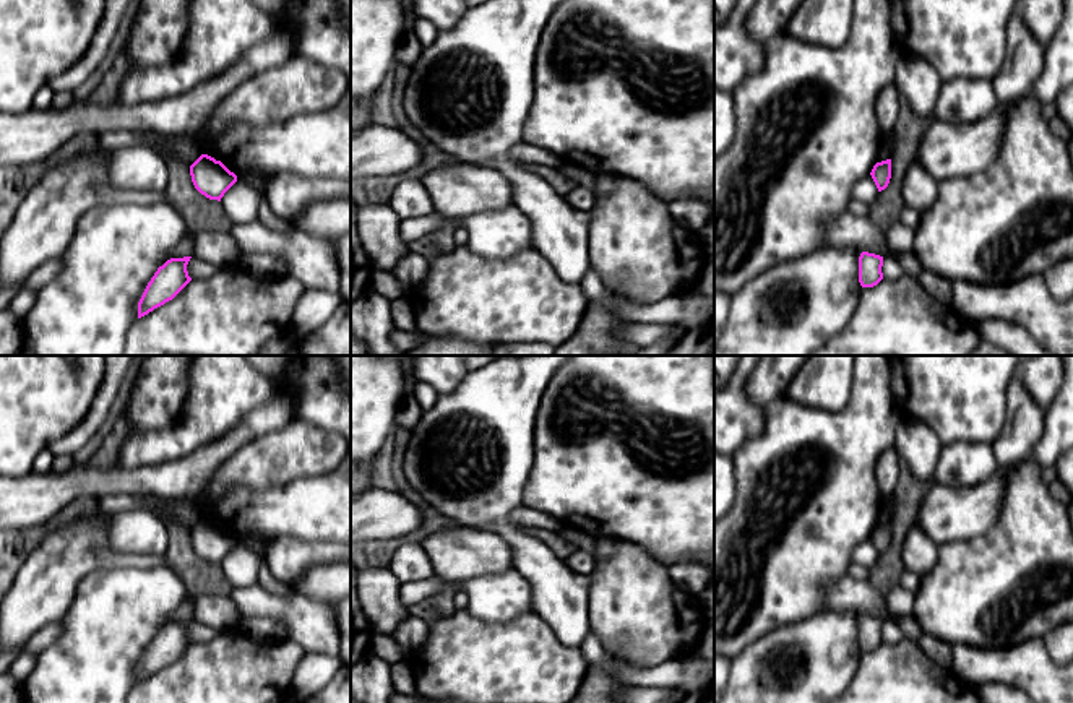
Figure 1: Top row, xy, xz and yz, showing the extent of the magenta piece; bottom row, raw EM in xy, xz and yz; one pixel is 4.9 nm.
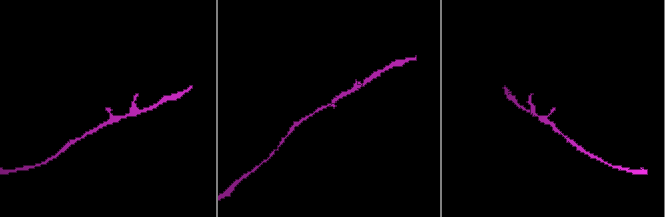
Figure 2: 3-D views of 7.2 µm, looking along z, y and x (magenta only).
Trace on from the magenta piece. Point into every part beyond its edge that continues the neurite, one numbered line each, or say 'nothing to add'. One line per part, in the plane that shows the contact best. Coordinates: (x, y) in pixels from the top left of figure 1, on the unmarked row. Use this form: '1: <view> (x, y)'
nothing to add

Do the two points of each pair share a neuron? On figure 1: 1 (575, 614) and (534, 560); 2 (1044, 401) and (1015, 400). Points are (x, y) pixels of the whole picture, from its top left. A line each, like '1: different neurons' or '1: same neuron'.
1: same neuron
2: different neurons

